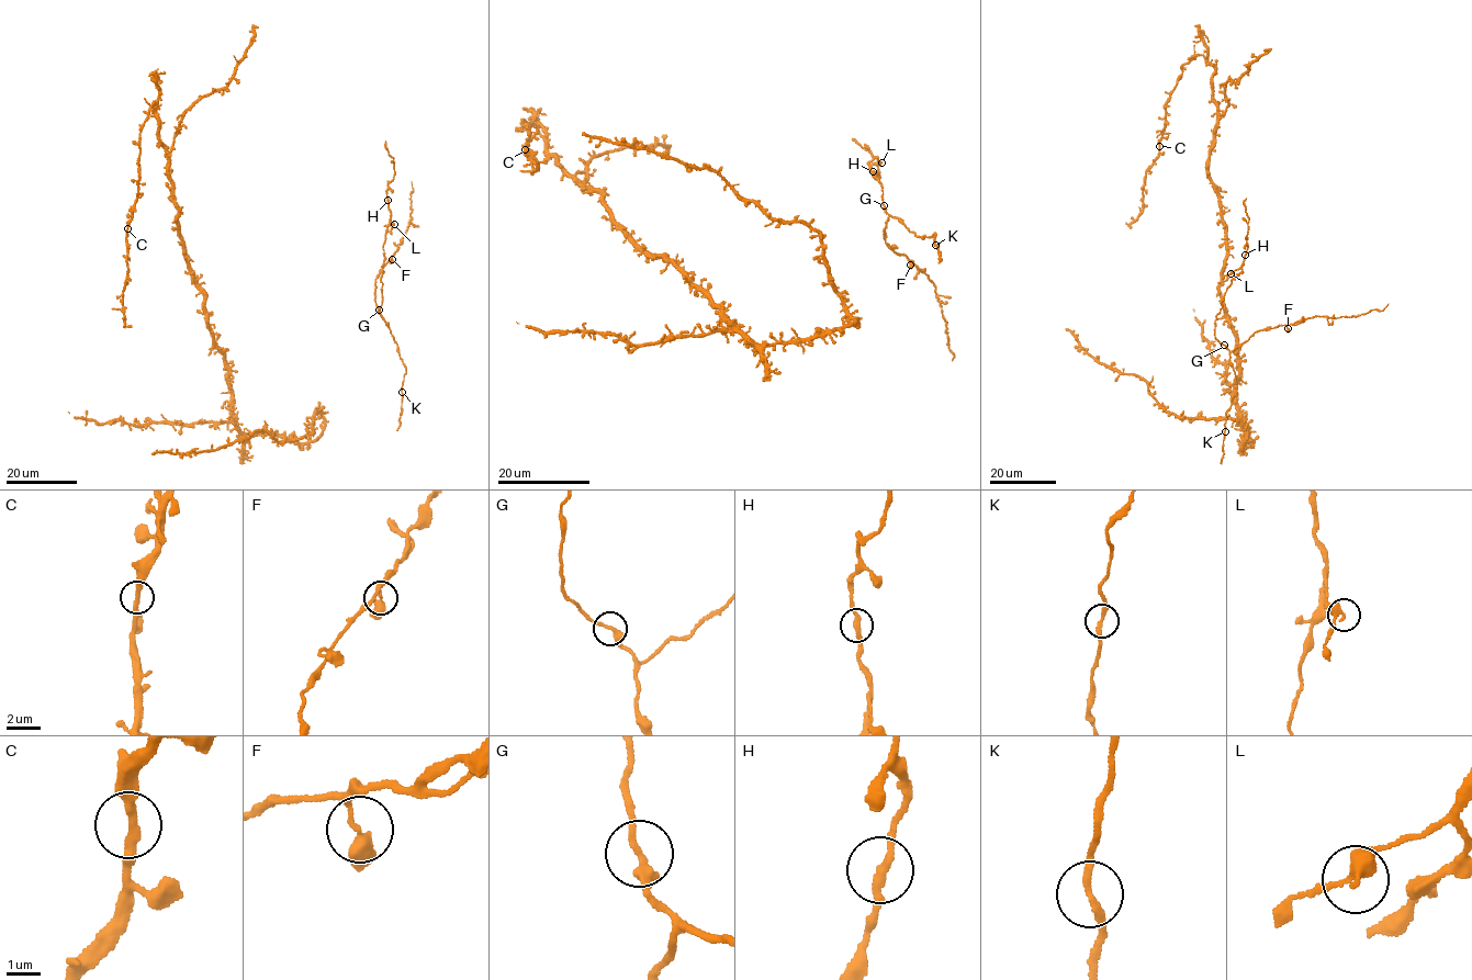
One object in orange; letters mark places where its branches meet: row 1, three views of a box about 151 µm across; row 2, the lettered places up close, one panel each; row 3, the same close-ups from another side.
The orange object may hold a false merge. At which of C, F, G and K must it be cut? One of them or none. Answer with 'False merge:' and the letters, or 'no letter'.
False merge: no letter

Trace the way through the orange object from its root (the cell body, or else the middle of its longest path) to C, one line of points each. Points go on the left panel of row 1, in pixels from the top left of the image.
C: (227, 371), (180, 233), (153, 102), (141, 128), (138, 198), (127, 228)

